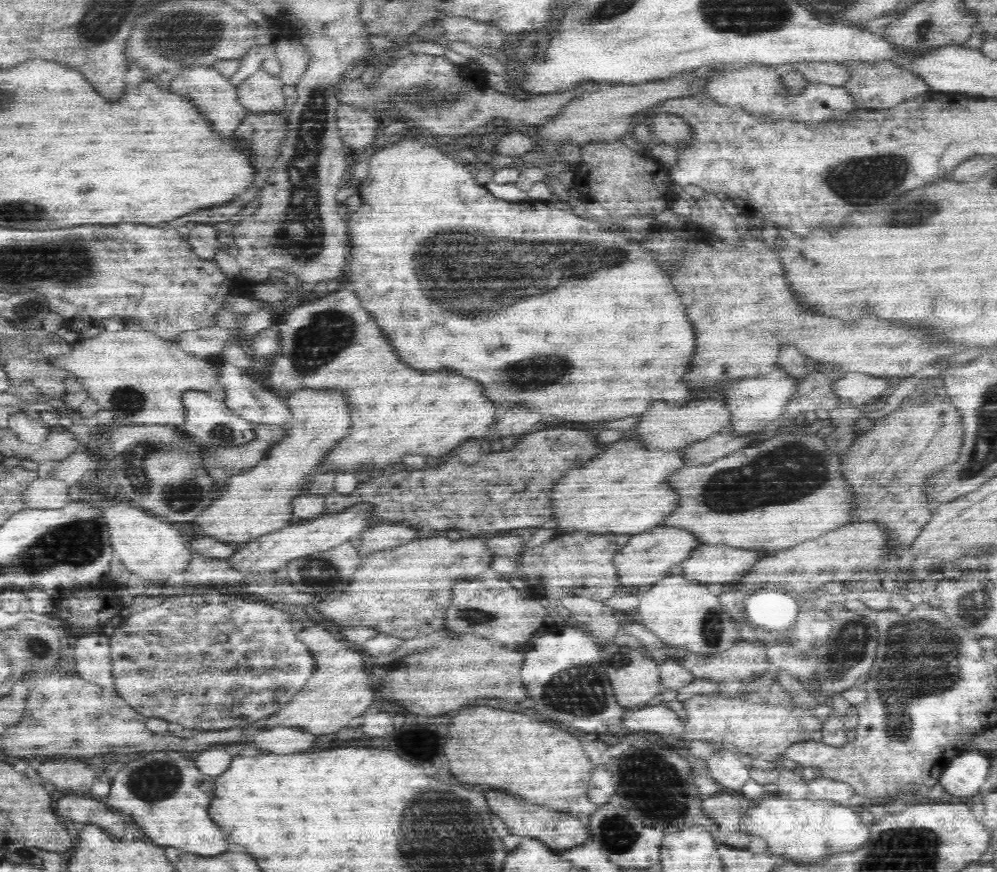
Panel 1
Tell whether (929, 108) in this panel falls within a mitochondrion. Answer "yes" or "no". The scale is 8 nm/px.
no

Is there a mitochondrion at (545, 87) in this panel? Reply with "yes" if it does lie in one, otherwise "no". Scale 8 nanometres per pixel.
no

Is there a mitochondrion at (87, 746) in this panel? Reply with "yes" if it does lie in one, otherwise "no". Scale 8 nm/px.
no

